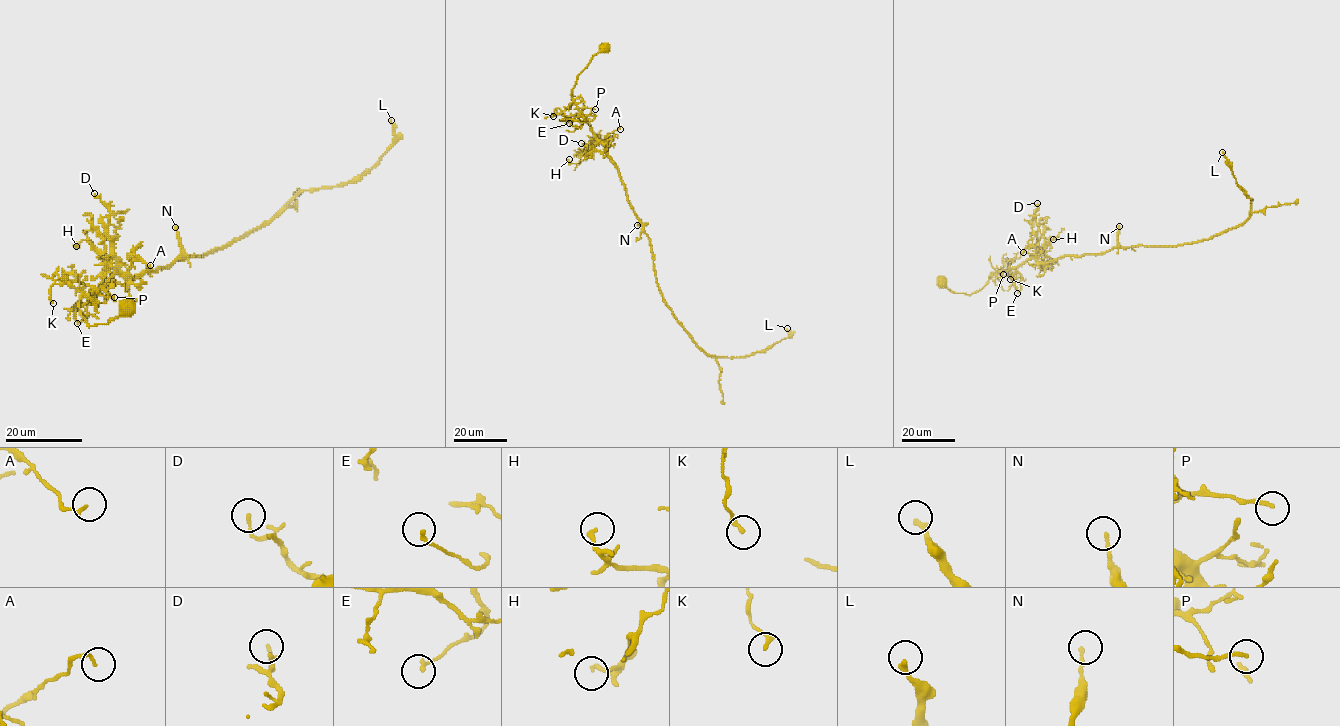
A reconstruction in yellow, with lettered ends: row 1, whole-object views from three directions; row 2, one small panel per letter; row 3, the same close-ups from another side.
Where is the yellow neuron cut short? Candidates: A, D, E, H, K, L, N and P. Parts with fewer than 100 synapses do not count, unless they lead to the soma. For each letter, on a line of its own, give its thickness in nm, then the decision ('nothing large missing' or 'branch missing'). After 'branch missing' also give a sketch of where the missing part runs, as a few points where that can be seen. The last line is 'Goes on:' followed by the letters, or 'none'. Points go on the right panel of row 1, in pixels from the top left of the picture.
A: 130 nm | nothing large missing
D: 130 nm | nothing large missing
E: 160 nm | nothing large missing
H: 170 nm | nothing large missing
K: 200 nm | nothing large missing
L: 240 nm | nothing large missing
N: 160 nm | nothing large missing
P: 150 nm | nothing large missing
Goes on: none

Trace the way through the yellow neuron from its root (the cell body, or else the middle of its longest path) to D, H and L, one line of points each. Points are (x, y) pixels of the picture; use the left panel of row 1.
D: (129, 307), (91, 326), (81, 314), (81, 298), (116, 271), (110, 210), (94, 193)
H: (129, 307), (107, 323), (87, 324), (79, 300), (99, 290), (116, 271), (88, 240), (76, 246)
L: (129, 307), (89, 326), (79, 300), (116, 274), (223, 248), (299, 192), (358, 181), (393, 143), (391, 120)

